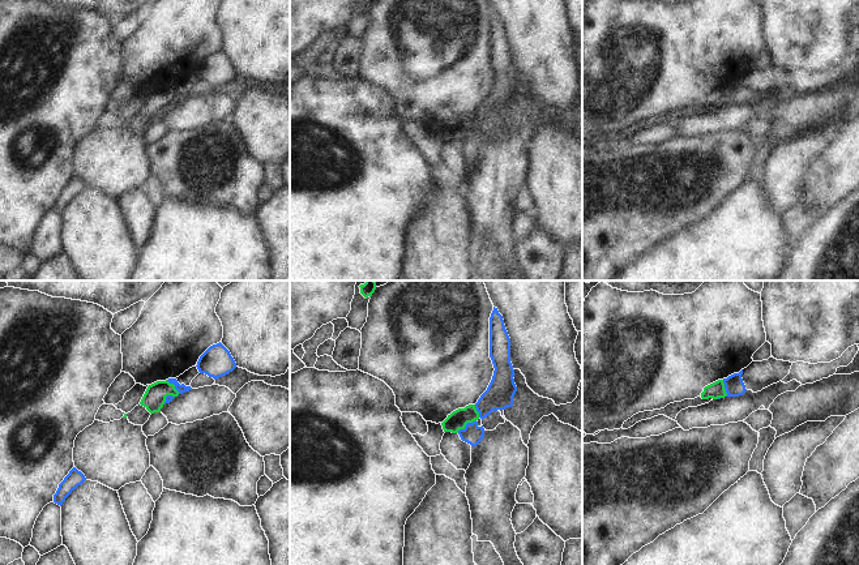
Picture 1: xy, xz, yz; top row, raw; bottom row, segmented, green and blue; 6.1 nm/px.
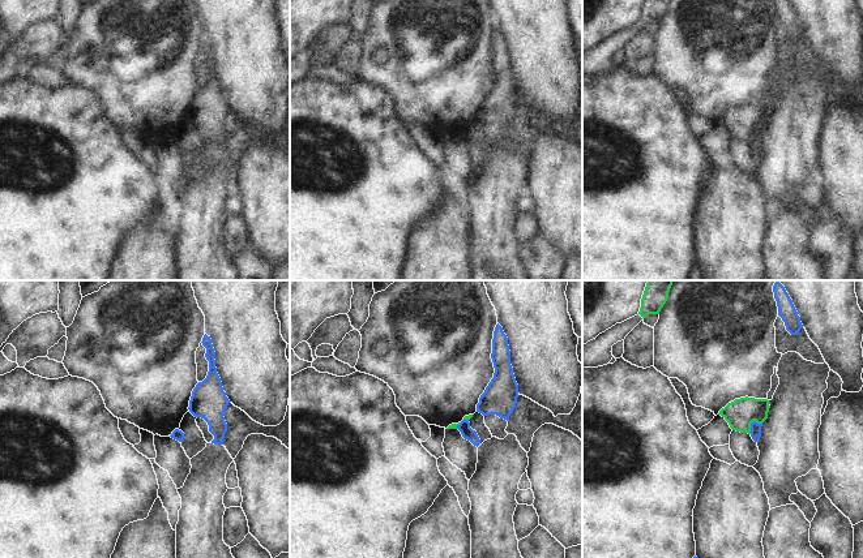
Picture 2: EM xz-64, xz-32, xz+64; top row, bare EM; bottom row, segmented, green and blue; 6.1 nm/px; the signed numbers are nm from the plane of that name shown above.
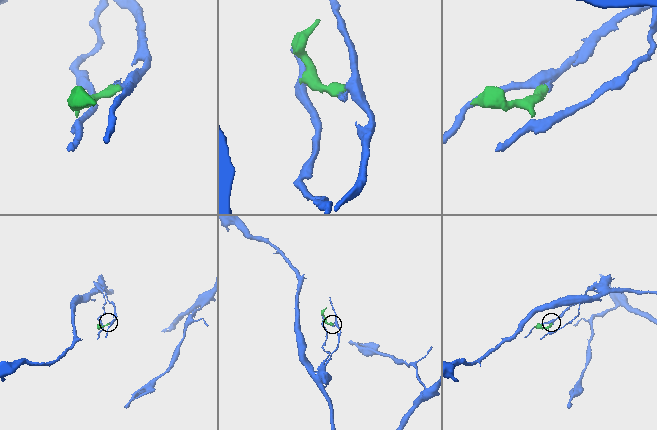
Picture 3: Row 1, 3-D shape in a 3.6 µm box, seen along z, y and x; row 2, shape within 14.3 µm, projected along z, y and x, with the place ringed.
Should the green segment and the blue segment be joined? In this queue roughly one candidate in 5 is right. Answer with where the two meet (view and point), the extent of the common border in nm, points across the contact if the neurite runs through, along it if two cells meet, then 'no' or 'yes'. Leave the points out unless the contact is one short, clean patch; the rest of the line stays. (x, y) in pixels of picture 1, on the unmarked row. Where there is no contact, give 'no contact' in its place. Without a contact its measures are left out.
xz (466, 131) | 150 nm | along xz (475, 127), (457, 140) | no

